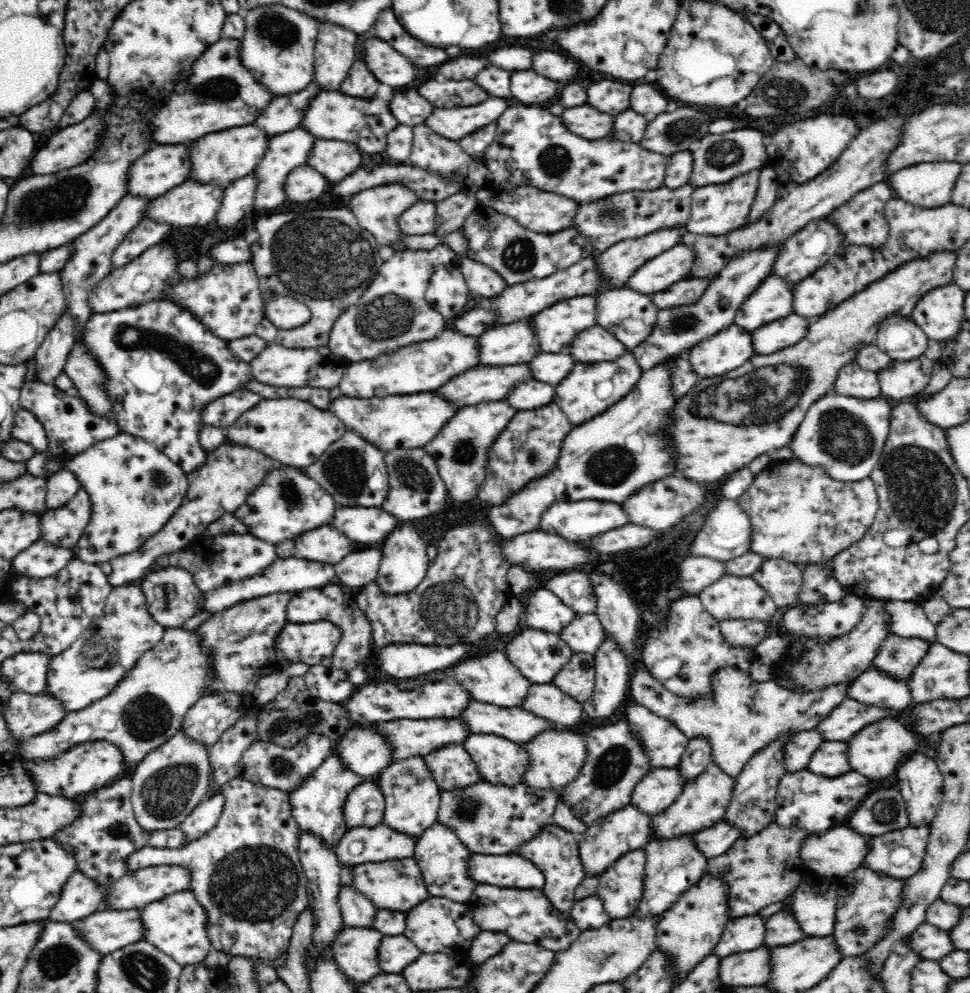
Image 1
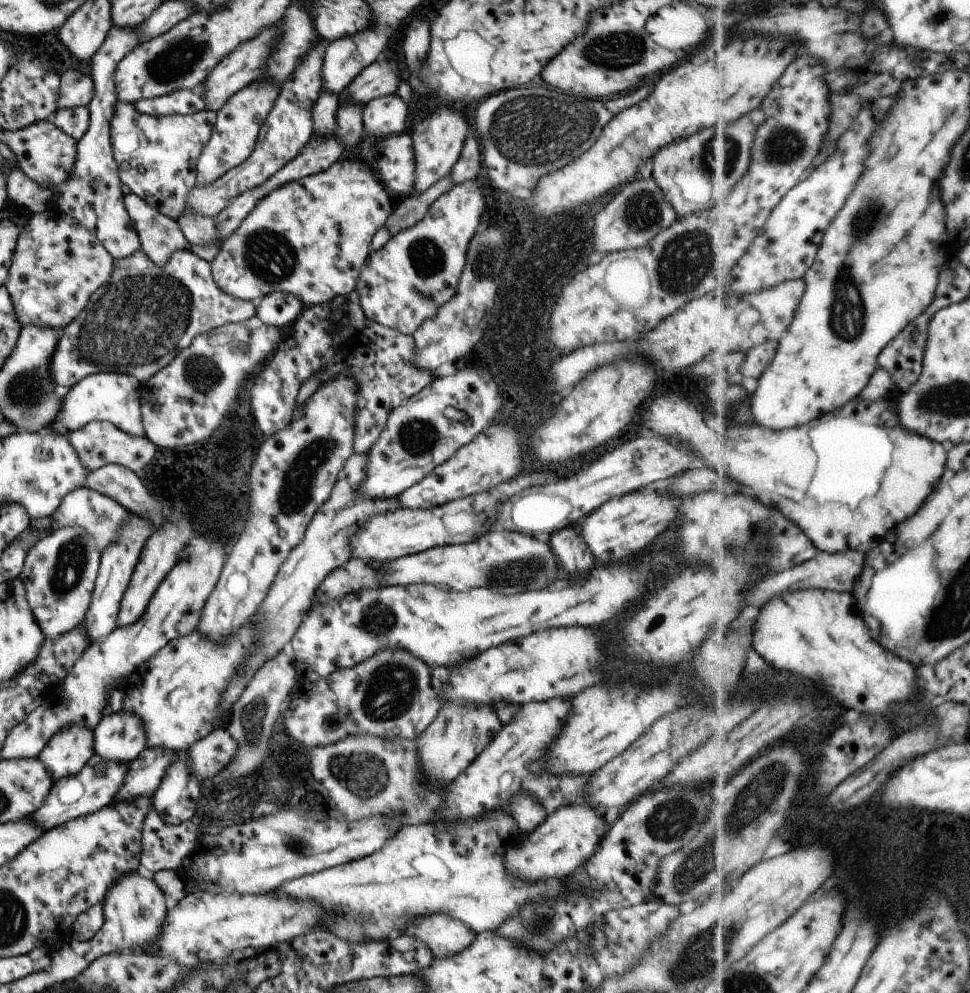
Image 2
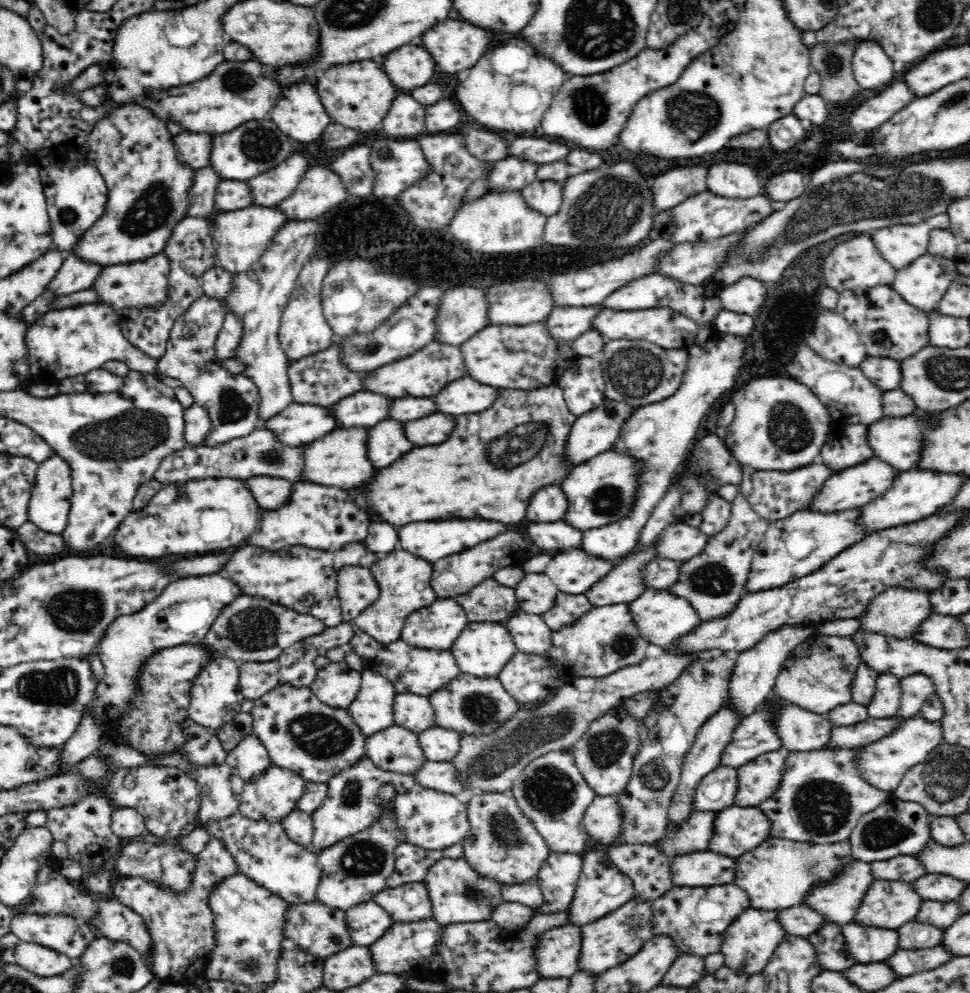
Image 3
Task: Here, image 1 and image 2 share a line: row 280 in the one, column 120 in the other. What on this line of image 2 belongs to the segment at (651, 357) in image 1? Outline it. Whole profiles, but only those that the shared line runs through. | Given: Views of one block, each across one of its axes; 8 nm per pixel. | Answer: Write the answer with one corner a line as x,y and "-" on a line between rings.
134,712
103,715
92,733
94,755
114,763
129,764
146,744
146,730

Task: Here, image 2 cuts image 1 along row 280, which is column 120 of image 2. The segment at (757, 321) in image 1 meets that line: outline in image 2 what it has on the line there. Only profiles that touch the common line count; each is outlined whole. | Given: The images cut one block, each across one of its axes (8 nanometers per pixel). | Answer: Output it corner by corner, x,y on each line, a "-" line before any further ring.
93,755
92,761
85,763
77,774
56,780
42,805
29,817
46,831
75,817
95,812
114,800
127,771
126,763
114,763

